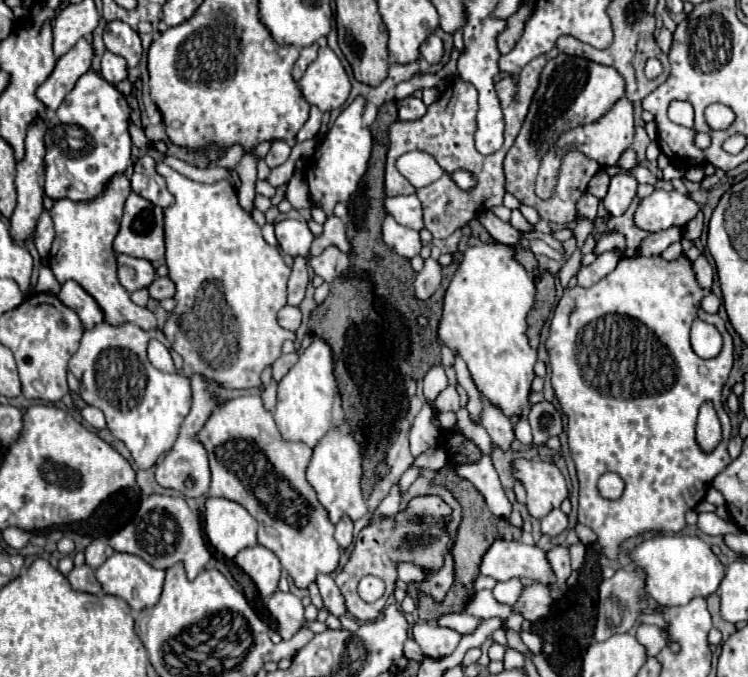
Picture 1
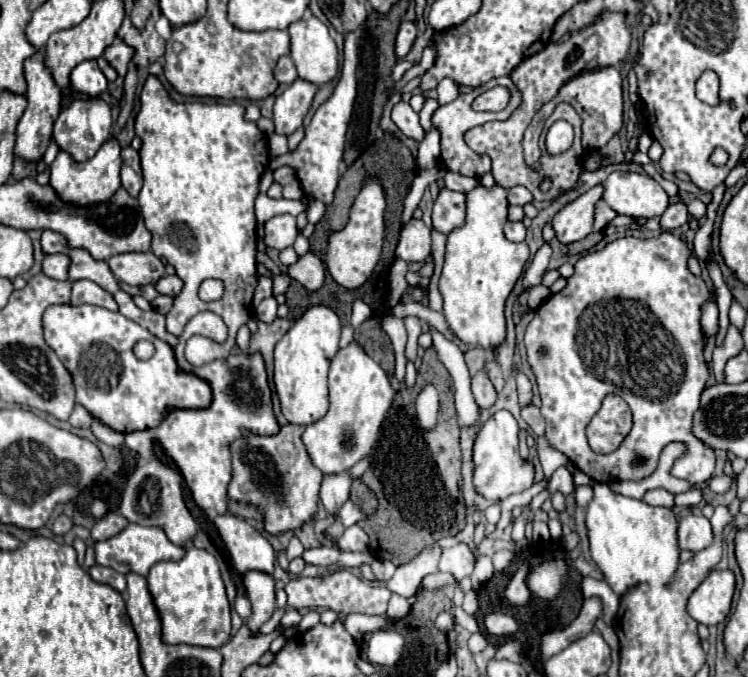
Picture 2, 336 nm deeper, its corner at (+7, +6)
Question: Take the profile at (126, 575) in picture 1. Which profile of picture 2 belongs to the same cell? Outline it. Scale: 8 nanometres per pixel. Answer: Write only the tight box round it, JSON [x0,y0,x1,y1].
[94,523,186,577]

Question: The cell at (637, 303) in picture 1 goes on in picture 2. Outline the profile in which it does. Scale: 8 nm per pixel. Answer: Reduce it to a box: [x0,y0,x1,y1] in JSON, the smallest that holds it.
[524,231,714,485]

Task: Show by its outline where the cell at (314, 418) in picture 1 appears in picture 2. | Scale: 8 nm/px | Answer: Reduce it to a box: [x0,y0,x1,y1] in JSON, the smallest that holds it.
[274,305,342,425]

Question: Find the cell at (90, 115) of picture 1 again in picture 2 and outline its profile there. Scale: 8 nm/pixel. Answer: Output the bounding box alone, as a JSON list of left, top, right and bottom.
[52,97,112,161]

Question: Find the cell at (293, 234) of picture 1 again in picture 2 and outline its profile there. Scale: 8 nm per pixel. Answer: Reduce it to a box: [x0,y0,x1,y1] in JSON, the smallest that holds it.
[264,215,298,251]

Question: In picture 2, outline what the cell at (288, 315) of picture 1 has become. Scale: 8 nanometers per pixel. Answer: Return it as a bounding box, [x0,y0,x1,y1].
[256,297,278,323]

